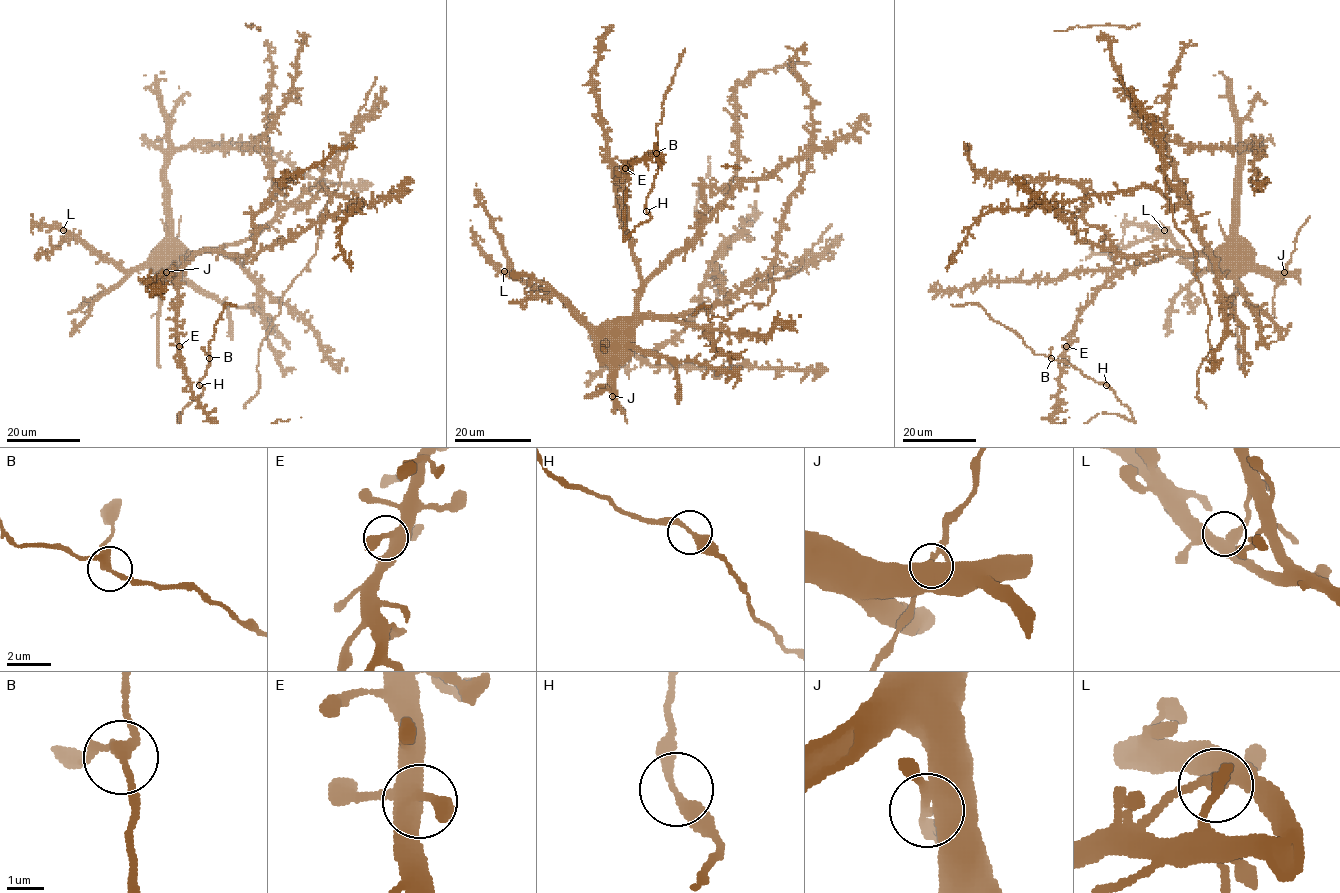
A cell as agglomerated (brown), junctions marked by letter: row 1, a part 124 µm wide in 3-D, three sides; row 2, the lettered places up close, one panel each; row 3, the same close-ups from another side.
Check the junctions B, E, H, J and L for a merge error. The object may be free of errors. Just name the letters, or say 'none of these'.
none of these

